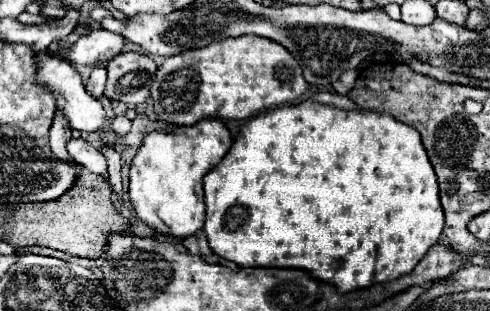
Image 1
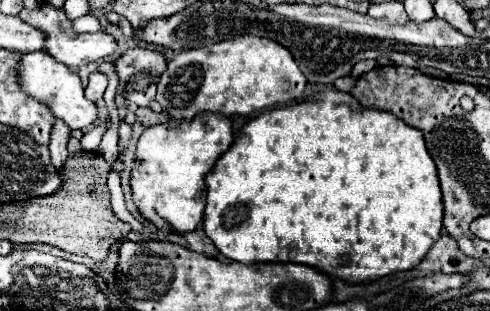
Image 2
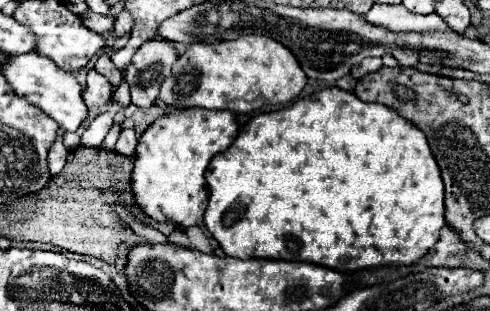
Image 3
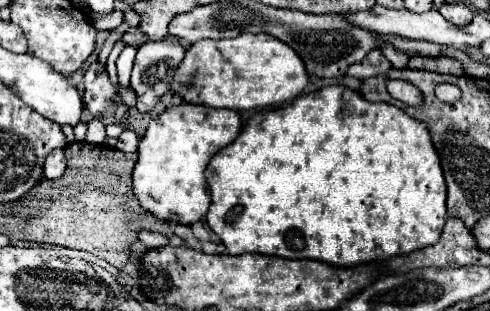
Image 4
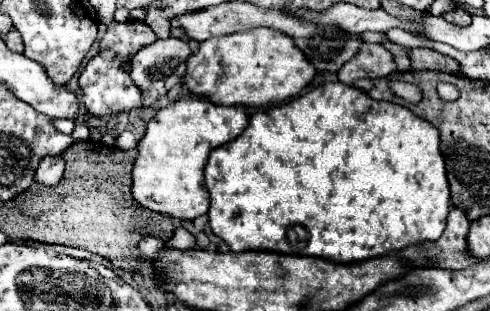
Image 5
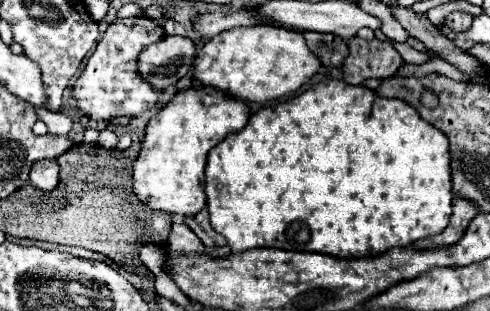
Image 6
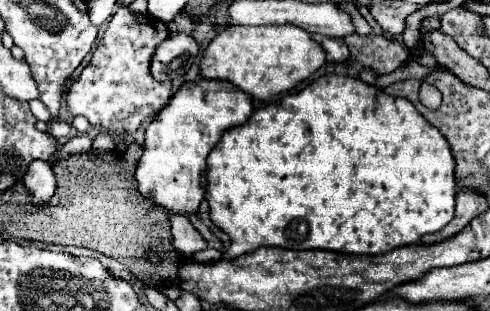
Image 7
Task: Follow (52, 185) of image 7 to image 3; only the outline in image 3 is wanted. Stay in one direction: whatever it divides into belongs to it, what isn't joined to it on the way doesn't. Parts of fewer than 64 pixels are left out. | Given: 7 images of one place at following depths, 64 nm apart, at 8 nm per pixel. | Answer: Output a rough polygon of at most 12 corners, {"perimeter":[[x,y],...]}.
{"perimeter":[[62,136],[48,152],[48,170],[60,174],[66,164],[66,146]]}

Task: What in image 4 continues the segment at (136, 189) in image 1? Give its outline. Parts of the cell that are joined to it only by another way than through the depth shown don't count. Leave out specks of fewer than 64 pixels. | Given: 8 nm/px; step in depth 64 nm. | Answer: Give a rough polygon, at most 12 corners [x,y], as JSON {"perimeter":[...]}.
{"perimeter":[[182,102],[150,120],[132,172],[140,206],[194,224],[204,170],[242,118]]}

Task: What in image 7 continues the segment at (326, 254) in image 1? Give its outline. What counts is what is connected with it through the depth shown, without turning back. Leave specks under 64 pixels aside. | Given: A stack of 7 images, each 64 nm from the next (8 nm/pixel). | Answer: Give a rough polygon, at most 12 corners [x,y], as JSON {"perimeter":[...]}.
{"perimeter":[[322,76],[208,154],[234,256],[358,256],[454,218],[448,140]]}

